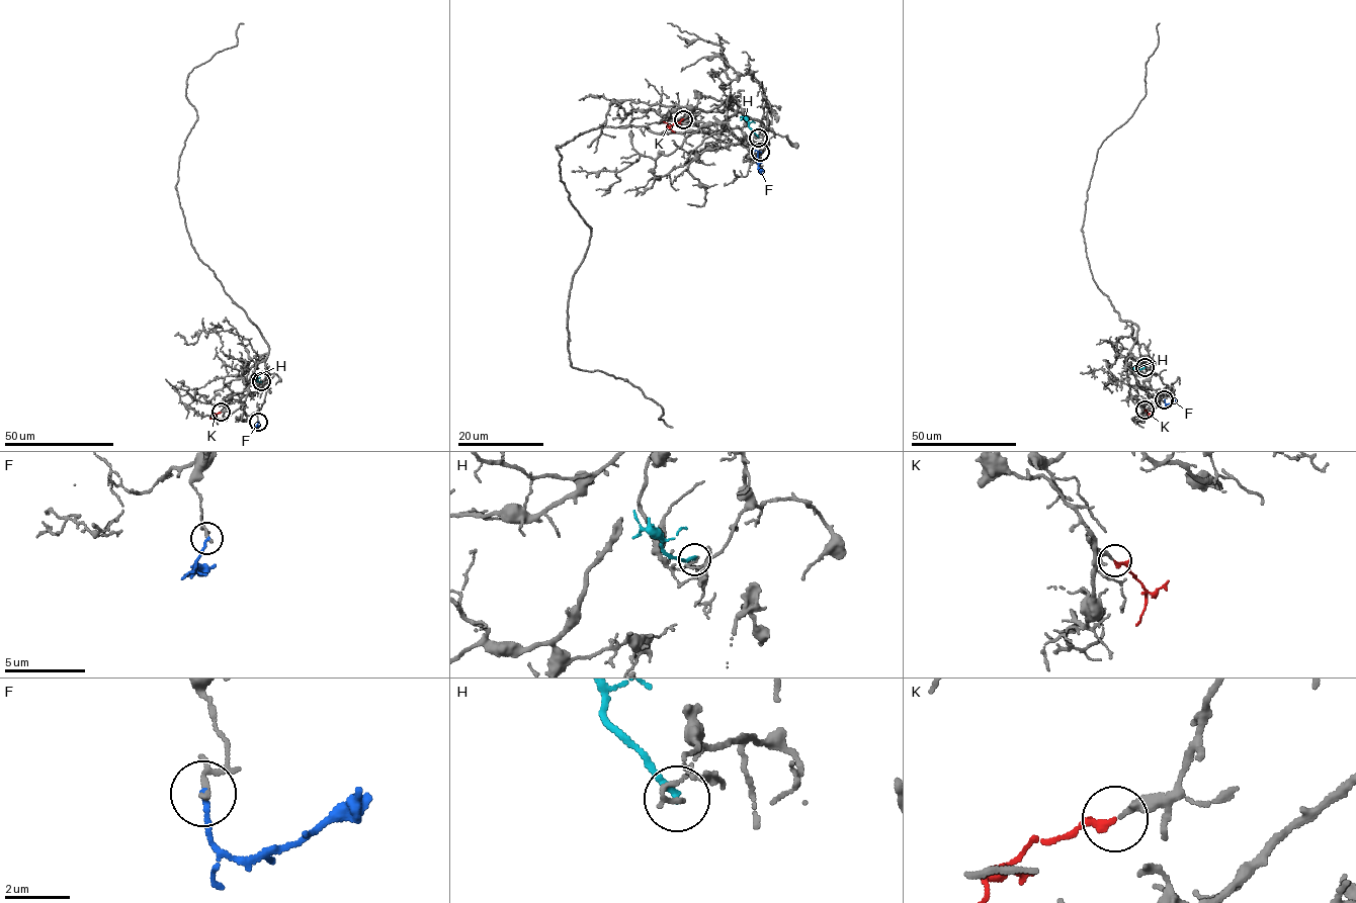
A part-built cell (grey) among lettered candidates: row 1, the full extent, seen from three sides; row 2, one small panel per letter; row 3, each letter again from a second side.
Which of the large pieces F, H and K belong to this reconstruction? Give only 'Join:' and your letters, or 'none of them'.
Join: K

